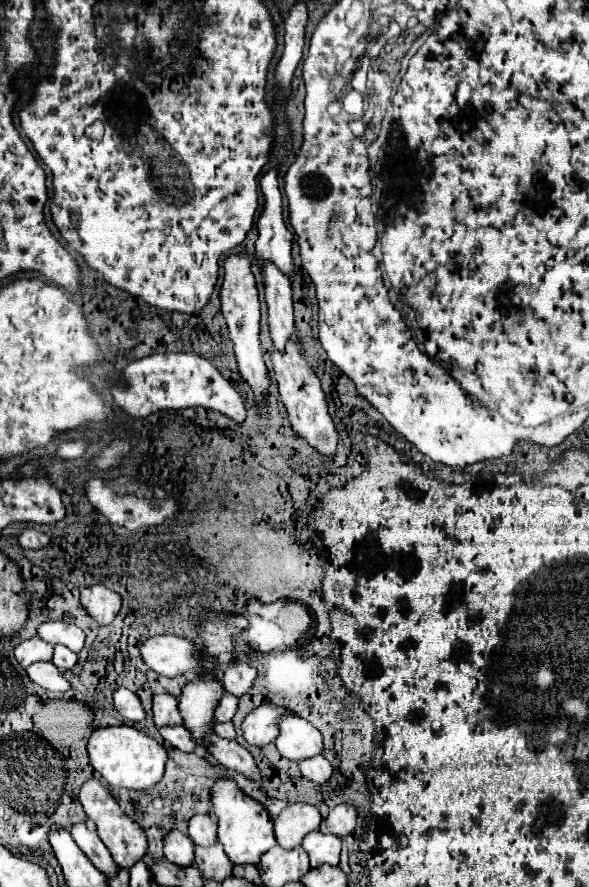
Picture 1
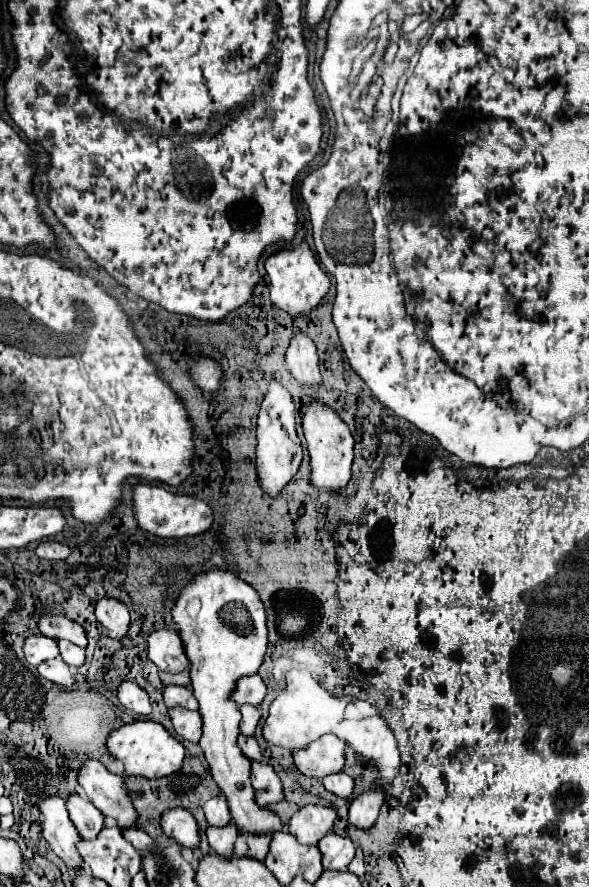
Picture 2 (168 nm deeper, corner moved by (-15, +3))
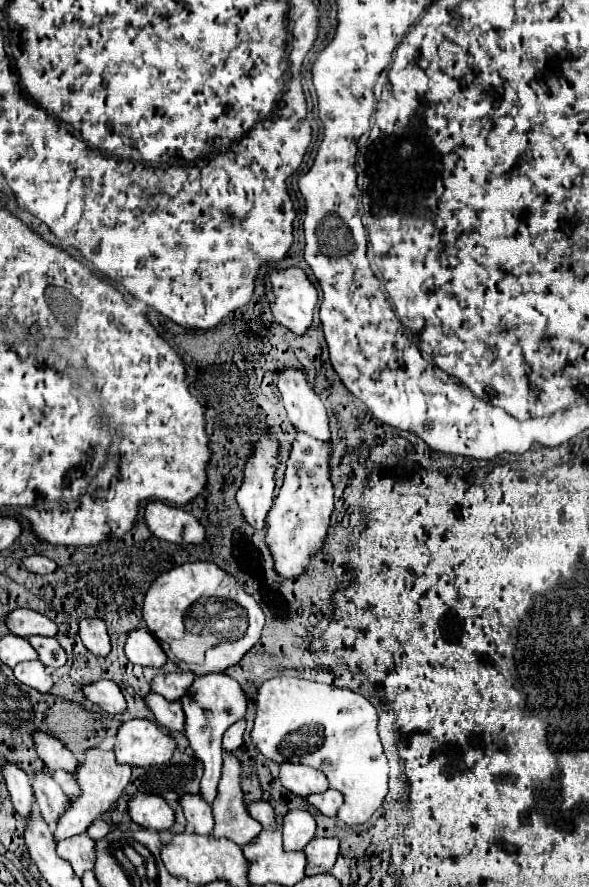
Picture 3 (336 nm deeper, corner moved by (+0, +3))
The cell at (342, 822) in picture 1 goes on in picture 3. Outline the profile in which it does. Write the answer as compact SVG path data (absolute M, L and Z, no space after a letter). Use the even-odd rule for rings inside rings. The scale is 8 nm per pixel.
M273 677L259 687L255 705L257 713L251 739L257 749L275 763L295 761L321 769L329 779L329 787L341 791L345 797L345 803L337 811L339 821L343 821L345 825L359 825L365 823L379 809L383 797L387 795L389 767L377 729L377 711L363 695L341 687L305 681L299 677Z

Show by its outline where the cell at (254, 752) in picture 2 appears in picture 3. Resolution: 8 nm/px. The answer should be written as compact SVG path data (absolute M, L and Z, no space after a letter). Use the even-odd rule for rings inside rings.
M223 751L223 771L219 793L213 803L213 817L213 837L225 837L239 847L251 843L263 829L253 817L249 817L245 809L245 799L241 791L241 761L229 751Z

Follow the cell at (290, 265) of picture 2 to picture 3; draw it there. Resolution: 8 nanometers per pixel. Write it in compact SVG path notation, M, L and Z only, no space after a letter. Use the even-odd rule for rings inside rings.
M287 267L287 269L277 269L275 275L269 273L263 277L263 289L265 289L265 299L271 307L271 313L277 323L285 325L293 333L301 335L309 329L313 321L313 309L317 303L317 287L311 283L307 273L299 267Z

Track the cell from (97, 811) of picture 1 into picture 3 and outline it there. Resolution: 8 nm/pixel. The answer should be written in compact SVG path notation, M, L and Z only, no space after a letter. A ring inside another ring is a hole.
M37 731L37 733L33 733L33 741L37 745L37 755L45 761L45 765L51 771L59 771L61 769L65 773L75 775L75 771L79 767L79 761L75 759L75 755L59 739Z

